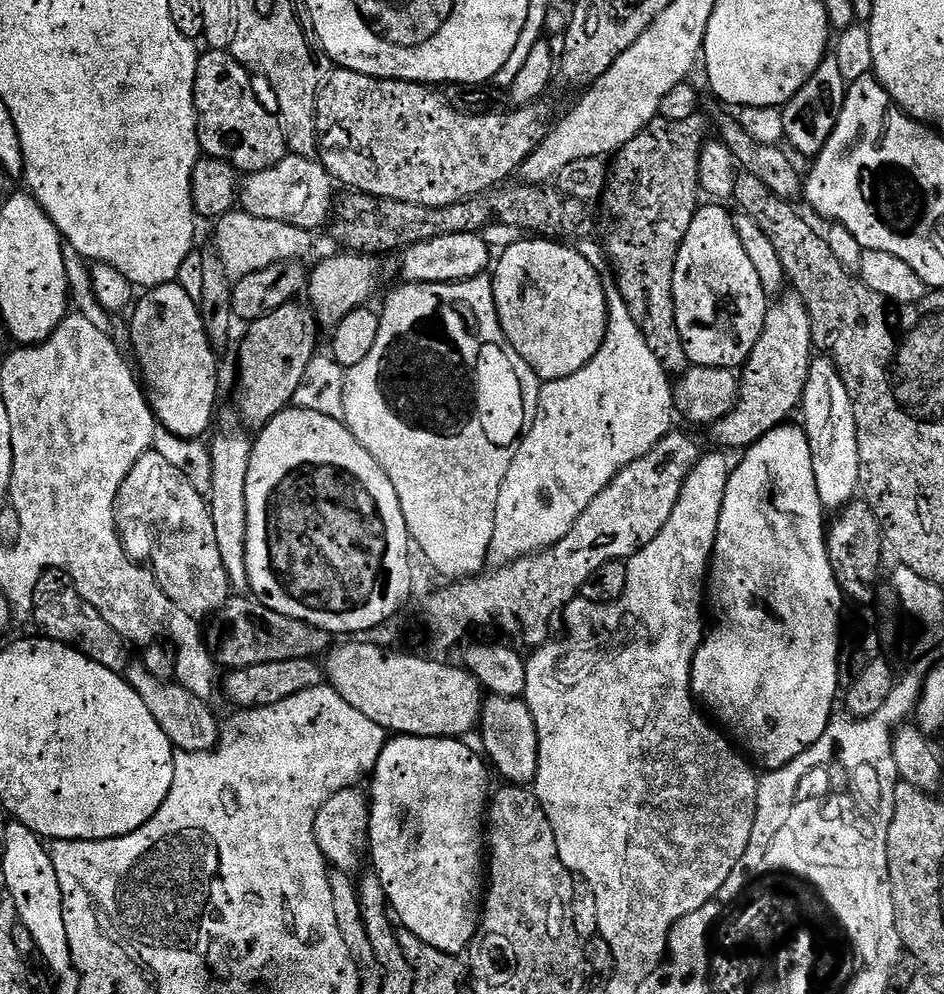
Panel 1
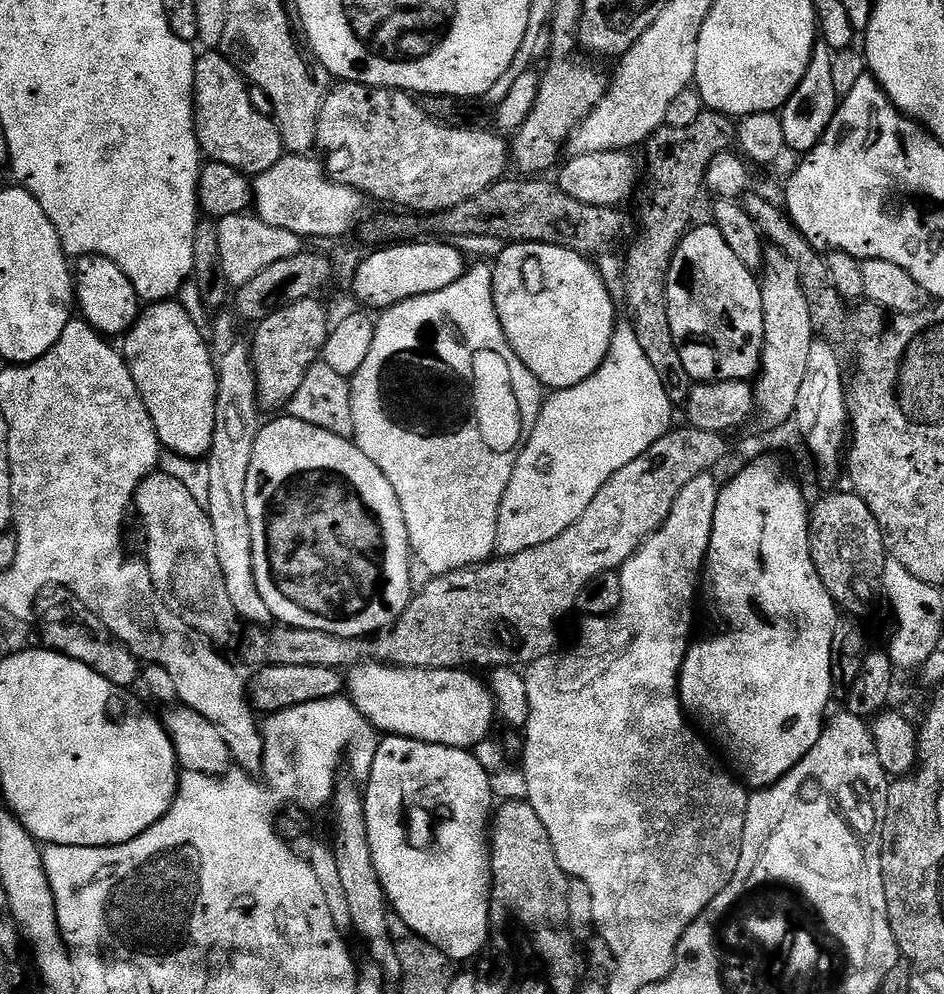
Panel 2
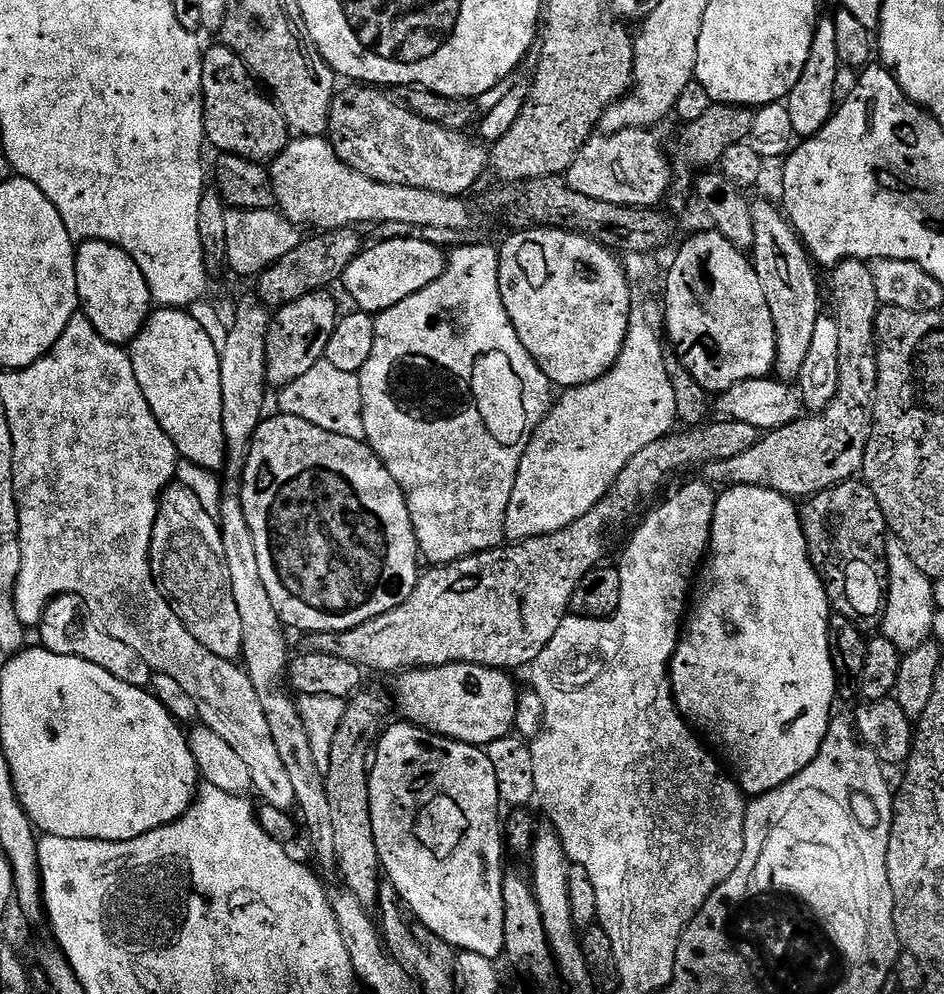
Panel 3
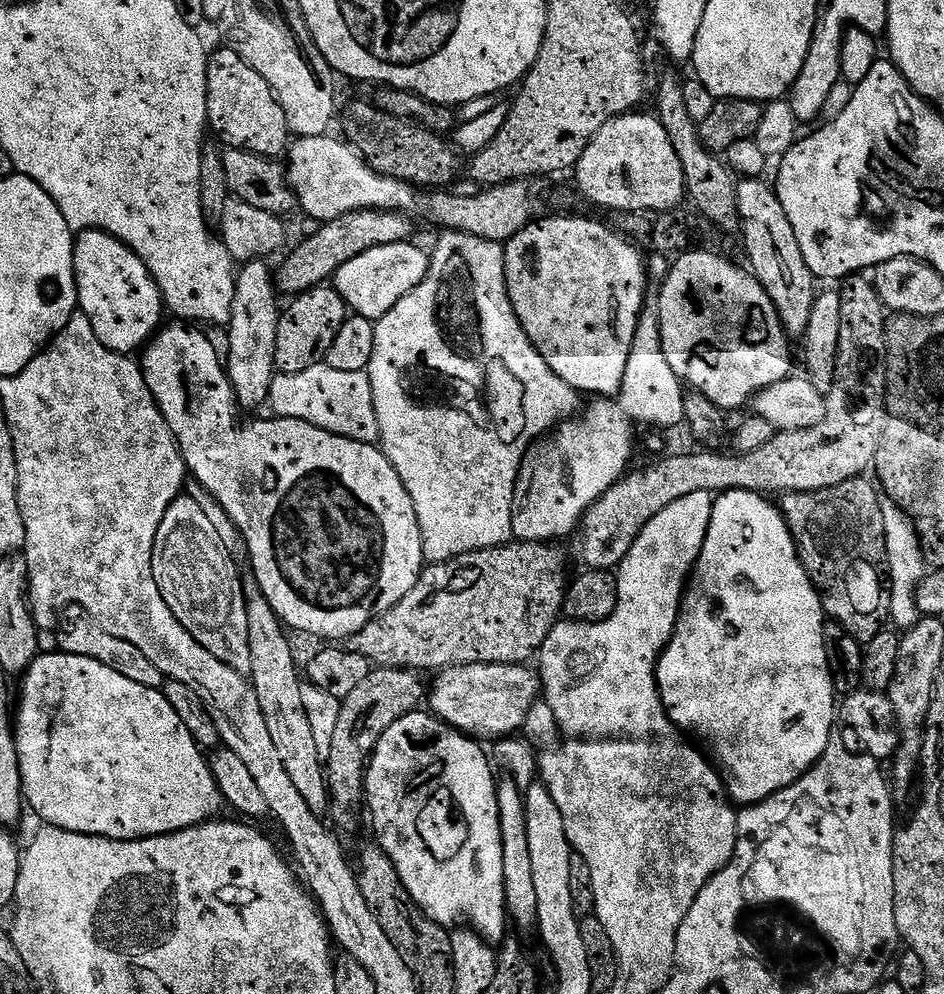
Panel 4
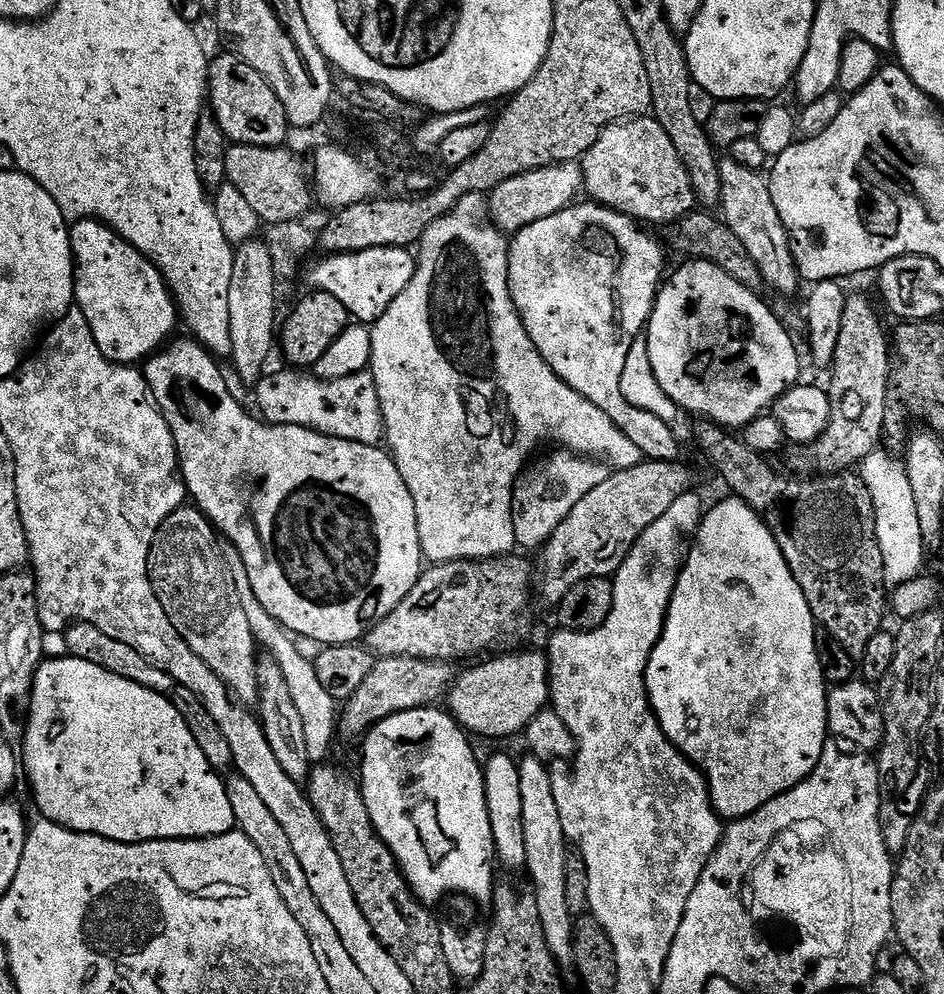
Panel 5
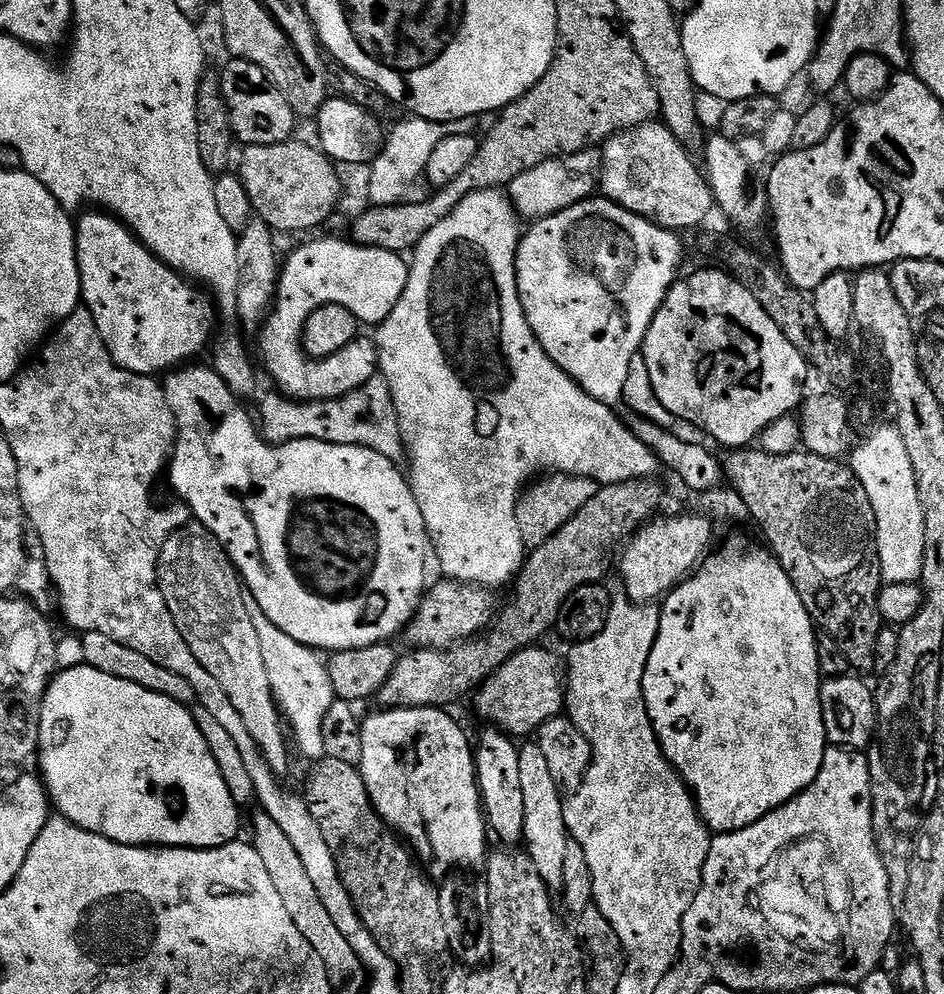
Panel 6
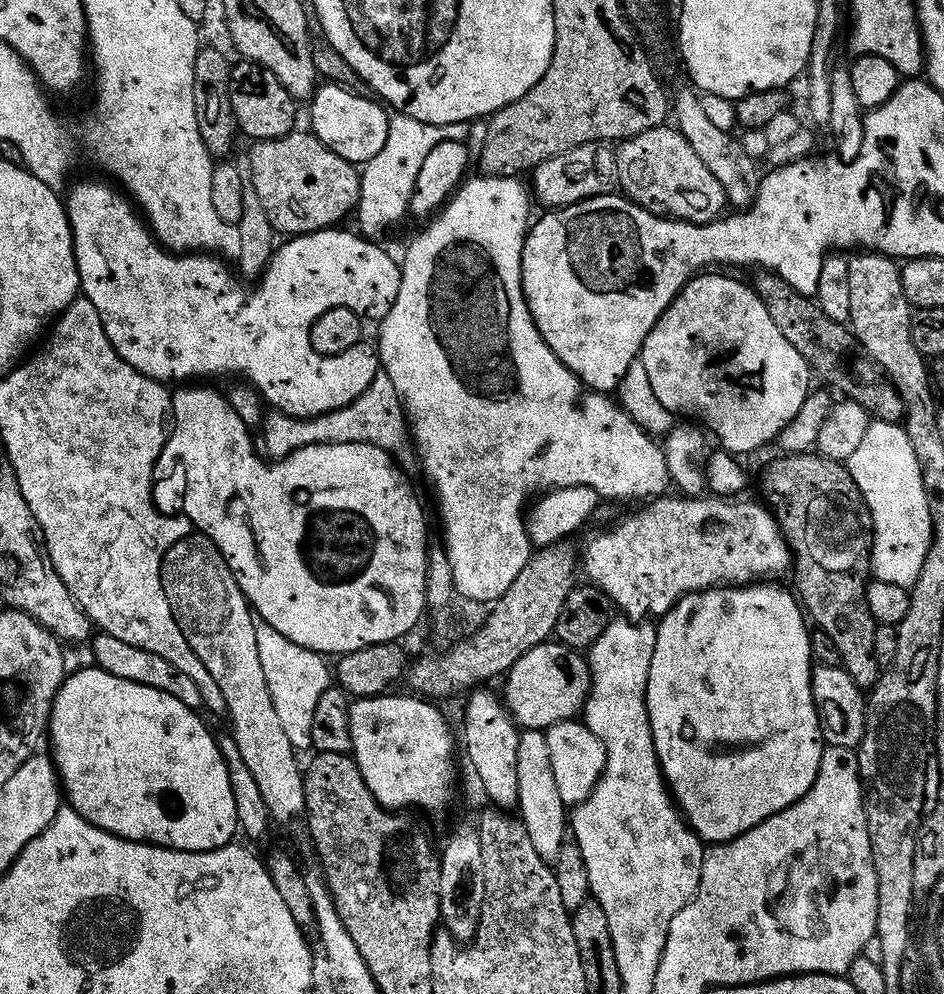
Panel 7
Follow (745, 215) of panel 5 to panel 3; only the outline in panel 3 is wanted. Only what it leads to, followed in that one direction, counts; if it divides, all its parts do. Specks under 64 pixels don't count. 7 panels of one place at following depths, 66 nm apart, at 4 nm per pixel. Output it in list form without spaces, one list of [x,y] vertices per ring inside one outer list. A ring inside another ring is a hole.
[[[760,200],[751,205],[752,207],[752,222],[754,224],[754,230],[752,231],[752,246],[750,249],[750,259],[752,261],[752,267],[755,268],[758,274],[758,282],[762,282],[762,294],[766,294],[766,302],[770,306],[770,314],[774,318],[774,330],[776,331],[776,366],[774,369],[775,375],[784,382],[796,382],[799,381],[800,371],[802,370],[802,362],[806,362],[806,353],[810,348],[810,341],[814,336],[814,322],[822,314],[822,308],[820,308],[820,288],[822,292],[822,284],[816,281],[817,269],[814,267],[813,261],[808,255],[807,248],[804,247],[799,236],[796,235],[796,229],[792,227],[788,222],[787,215],[779,207],[776,208],[768,200]]]

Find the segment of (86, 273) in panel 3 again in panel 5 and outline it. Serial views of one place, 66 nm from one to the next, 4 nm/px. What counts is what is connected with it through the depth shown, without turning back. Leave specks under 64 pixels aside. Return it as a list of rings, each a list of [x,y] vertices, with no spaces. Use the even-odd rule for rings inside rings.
[[[99,220],[75,221],[75,223],[71,225],[70,235],[72,238],[72,259],[76,269],[76,298],[74,304],[79,312],[86,314],[86,322],[90,322],[90,330],[94,334],[94,342],[98,342],[98,350],[102,350],[104,357],[112,361],[113,364],[136,366],[141,362],[147,361],[149,357],[161,351],[161,349],[169,343],[170,337],[173,335],[171,332],[176,328],[176,320],[178,324],[178,305],[172,298],[172,291],[168,289],[168,284],[164,280],[164,275],[159,272],[137,248],[130,246],[130,242],[123,240],[116,231],[109,228],[108,225],[100,223]]]

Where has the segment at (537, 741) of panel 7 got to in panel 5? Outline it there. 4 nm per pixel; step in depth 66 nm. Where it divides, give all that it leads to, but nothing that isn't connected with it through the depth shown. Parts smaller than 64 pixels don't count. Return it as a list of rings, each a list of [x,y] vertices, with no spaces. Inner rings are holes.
[[[528,754],[525,757],[525,760],[519,761],[519,765],[522,816],[526,826],[526,872],[527,875],[532,875],[531,891],[536,897],[538,916],[552,956],[557,964],[567,966],[577,959],[574,918],[570,914],[570,906],[566,906],[566,862],[570,855],[570,841],[562,830],[562,818],[558,818],[558,802],[554,802],[554,786],[549,765],[537,756]]]

